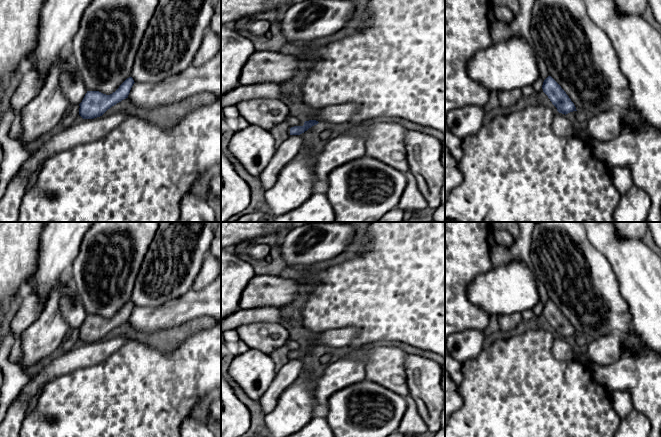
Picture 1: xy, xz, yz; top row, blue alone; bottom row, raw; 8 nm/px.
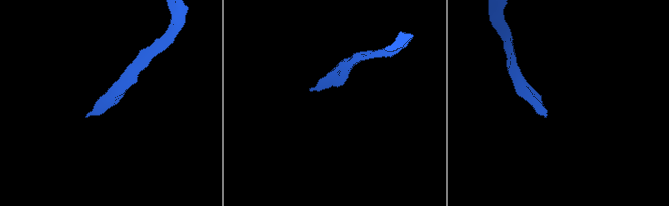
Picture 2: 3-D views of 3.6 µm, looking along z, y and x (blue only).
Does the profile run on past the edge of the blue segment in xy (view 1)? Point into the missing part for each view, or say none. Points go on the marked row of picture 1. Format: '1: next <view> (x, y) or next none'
1: next none

